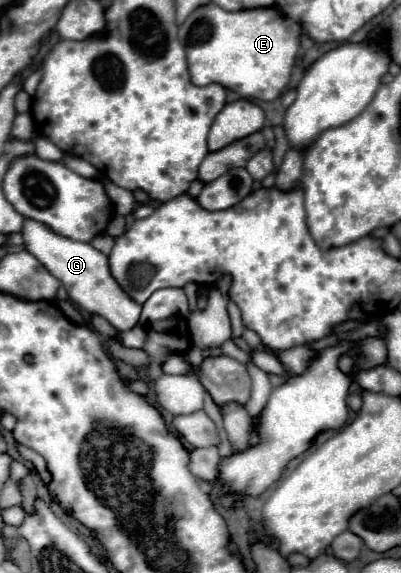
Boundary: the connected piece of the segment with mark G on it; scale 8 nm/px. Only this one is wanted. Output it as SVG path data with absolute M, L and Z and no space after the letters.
M26 220L22 236L26 240L28 252L36 256L48 268L48 272L54 274L64 284L72 302L76 302L90 314L106 318L118 332L126 332L138 324L142 306L134 302L112 278L108 258L102 252L92 248L88 242L60 238L58 234L52 234L52 230L48 230L46 226L40 226L38 222L32 220Z

